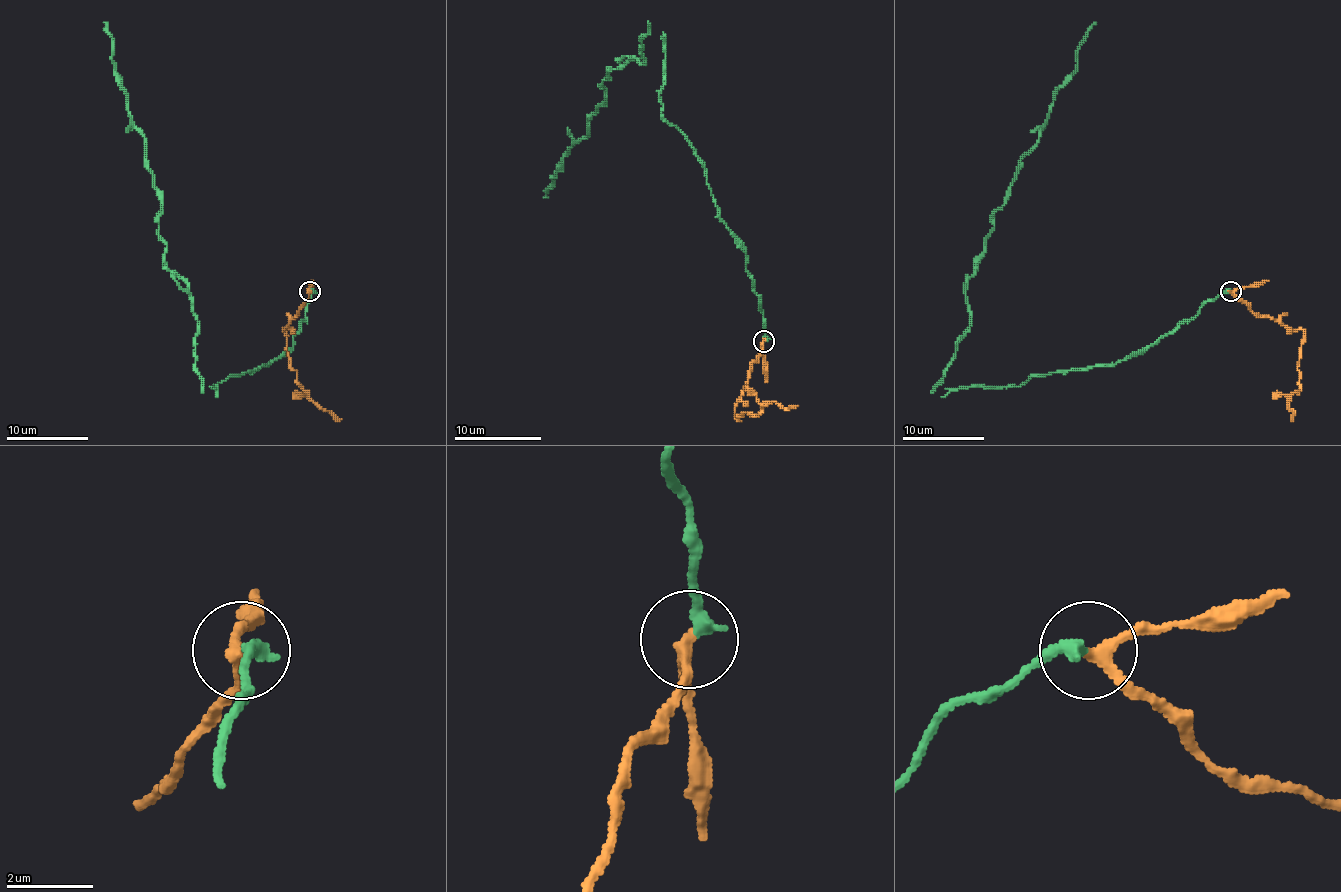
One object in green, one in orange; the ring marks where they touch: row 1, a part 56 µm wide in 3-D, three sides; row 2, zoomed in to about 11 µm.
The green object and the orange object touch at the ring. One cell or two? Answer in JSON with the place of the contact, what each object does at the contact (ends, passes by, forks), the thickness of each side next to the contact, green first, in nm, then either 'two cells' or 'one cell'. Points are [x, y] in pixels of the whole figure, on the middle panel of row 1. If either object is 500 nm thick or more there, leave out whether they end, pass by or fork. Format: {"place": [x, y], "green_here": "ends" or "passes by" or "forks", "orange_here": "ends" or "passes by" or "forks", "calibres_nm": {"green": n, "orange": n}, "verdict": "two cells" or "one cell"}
{"place": [763, 341], "green_here": "ends", "orange_here": "passes by", "calibres_nm": {"green": 320, "orange": 240}, "verdict": "two cells"}

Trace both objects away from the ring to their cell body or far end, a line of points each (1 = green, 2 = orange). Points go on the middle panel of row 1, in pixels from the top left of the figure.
1: (765, 341), (746, 251), (661, 112), (665, 41), (650, 32), (643, 62), (609, 73), (543, 197)
2: (763, 341), (763, 351), (750, 367), (735, 417), (756, 414), (774, 401), (782, 408), (798, 406)

